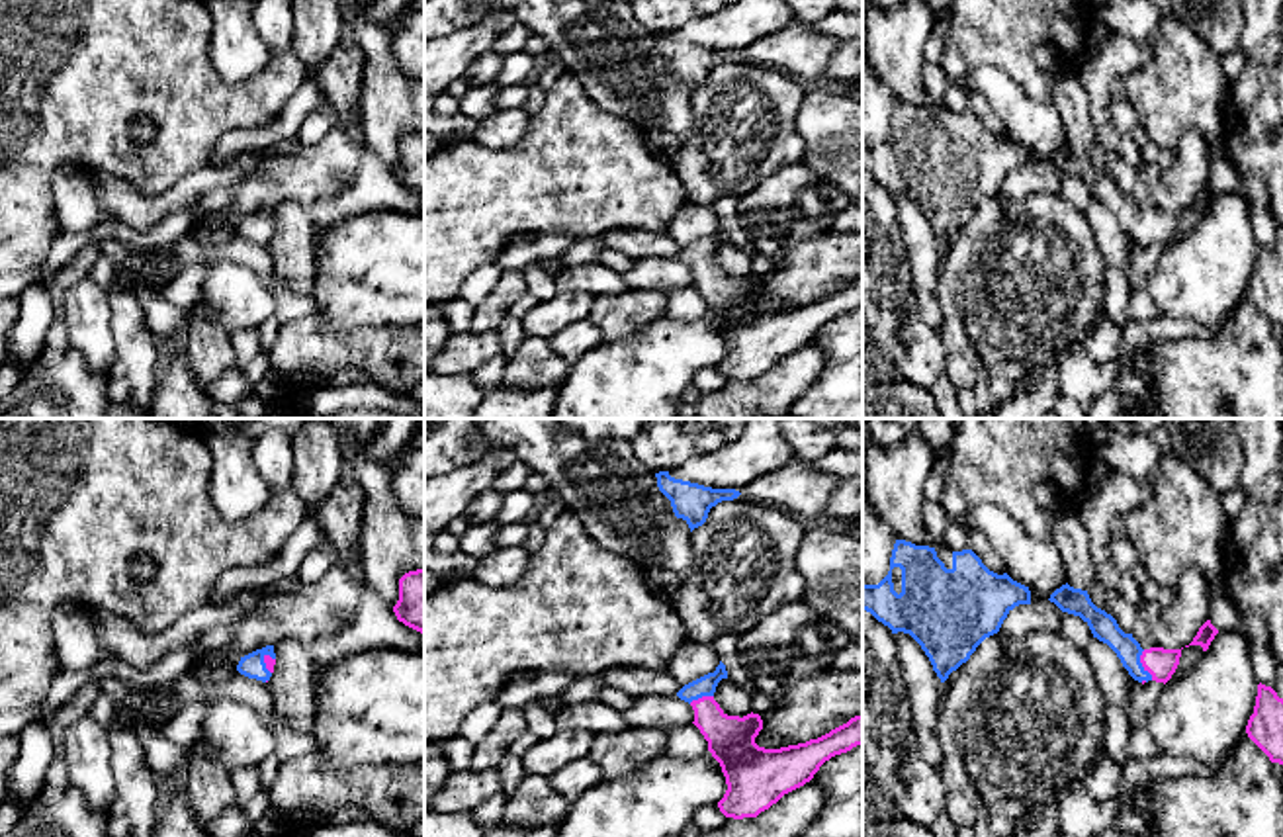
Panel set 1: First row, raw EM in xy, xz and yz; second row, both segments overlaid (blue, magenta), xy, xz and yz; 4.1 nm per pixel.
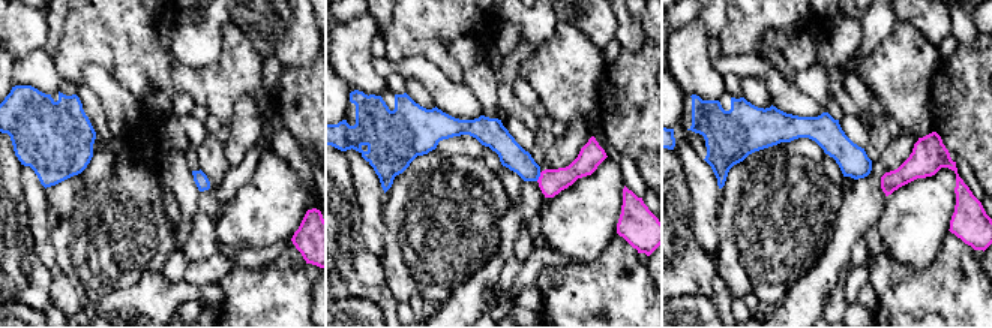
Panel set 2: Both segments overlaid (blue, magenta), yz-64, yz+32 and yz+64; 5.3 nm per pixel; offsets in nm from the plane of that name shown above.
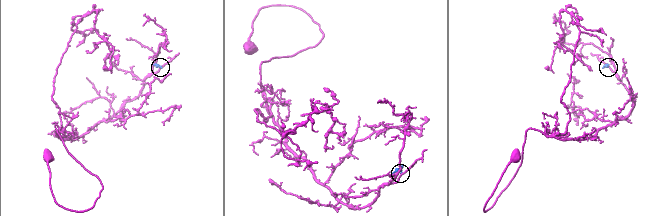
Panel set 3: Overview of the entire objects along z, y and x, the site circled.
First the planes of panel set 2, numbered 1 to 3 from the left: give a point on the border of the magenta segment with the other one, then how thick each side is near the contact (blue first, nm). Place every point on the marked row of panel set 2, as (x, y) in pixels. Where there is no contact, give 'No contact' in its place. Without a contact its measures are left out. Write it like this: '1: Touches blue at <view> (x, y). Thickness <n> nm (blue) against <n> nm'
1: No contact
2: Touches blue at yz+32 (539, 175). Thickness 140 nm (blue) against 140 nm
3: No contact

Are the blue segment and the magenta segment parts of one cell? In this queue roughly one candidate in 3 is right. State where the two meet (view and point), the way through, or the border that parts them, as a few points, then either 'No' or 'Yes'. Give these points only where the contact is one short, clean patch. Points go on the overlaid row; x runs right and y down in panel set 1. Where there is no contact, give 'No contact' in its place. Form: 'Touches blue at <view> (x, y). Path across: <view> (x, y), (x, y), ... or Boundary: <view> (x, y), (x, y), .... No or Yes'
Touches blue at yz (1141, 665). Path across: yz (1104, 626), (1141, 665), (1160, 663). Yes

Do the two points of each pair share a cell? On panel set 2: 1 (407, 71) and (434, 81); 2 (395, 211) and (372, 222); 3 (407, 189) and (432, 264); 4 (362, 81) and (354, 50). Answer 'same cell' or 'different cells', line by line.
1: same cell
2: different cells
3: same cell
4: same cell

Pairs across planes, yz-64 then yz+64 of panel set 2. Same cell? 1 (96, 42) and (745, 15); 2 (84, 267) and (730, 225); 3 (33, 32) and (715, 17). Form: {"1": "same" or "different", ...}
{"1": "same", "2": "same", "3": "different"}

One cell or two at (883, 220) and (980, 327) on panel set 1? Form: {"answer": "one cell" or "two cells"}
{"answer": "two cells"}

